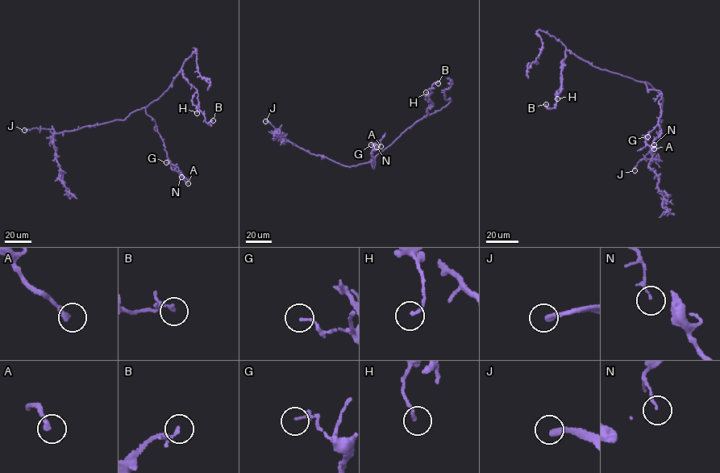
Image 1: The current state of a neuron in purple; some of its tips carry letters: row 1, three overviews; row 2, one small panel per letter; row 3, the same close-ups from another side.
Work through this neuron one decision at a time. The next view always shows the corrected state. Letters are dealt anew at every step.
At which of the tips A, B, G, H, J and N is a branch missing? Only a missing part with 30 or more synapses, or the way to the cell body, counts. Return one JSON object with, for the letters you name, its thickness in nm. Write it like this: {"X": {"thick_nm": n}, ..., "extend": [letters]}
{"J": {"thick_nm": 300}, "extend": ["J"]}

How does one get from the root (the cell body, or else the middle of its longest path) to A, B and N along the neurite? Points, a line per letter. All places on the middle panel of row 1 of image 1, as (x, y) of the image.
A: (364, 163), (373, 159), (373, 169), (372, 149), (378, 141), (380, 146)
B: (364, 163), (372, 160), (426, 116), (426, 109), (433, 106), (428, 98), (430, 89), (438, 83)
N: (364, 163), (373, 159), (373, 169), (371, 153), (376, 147)

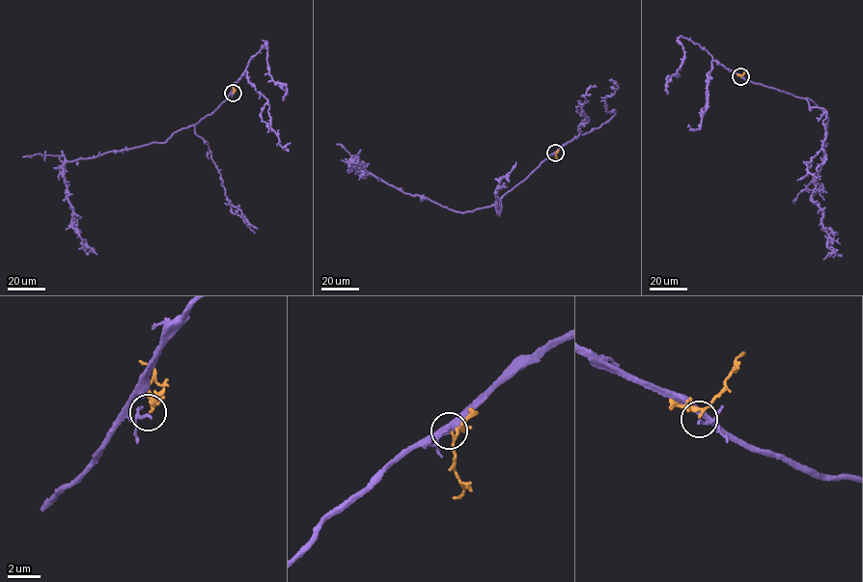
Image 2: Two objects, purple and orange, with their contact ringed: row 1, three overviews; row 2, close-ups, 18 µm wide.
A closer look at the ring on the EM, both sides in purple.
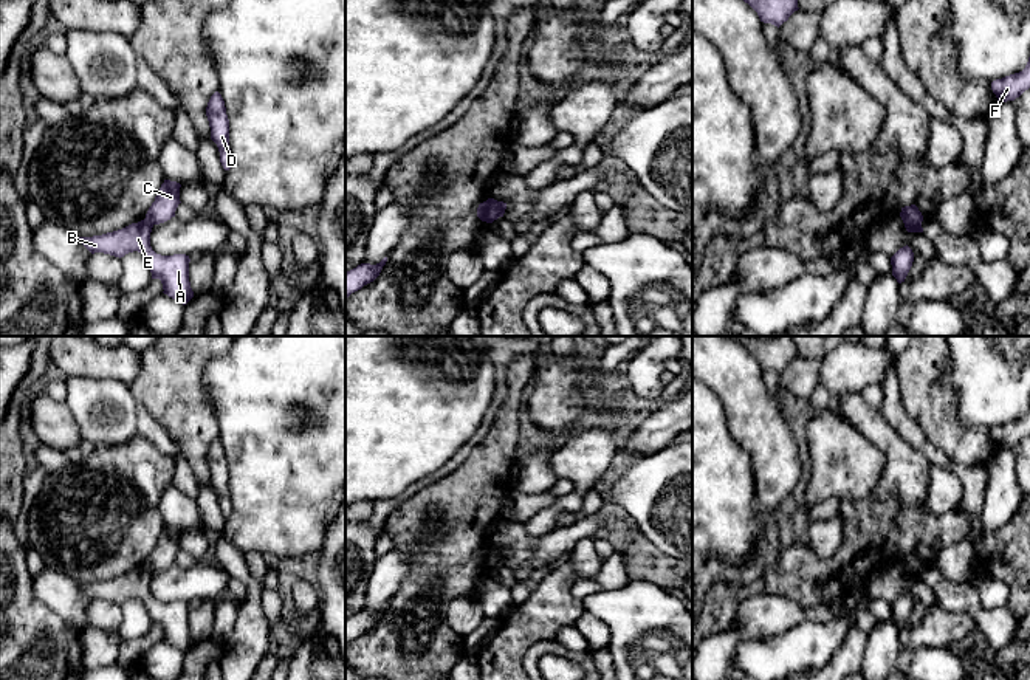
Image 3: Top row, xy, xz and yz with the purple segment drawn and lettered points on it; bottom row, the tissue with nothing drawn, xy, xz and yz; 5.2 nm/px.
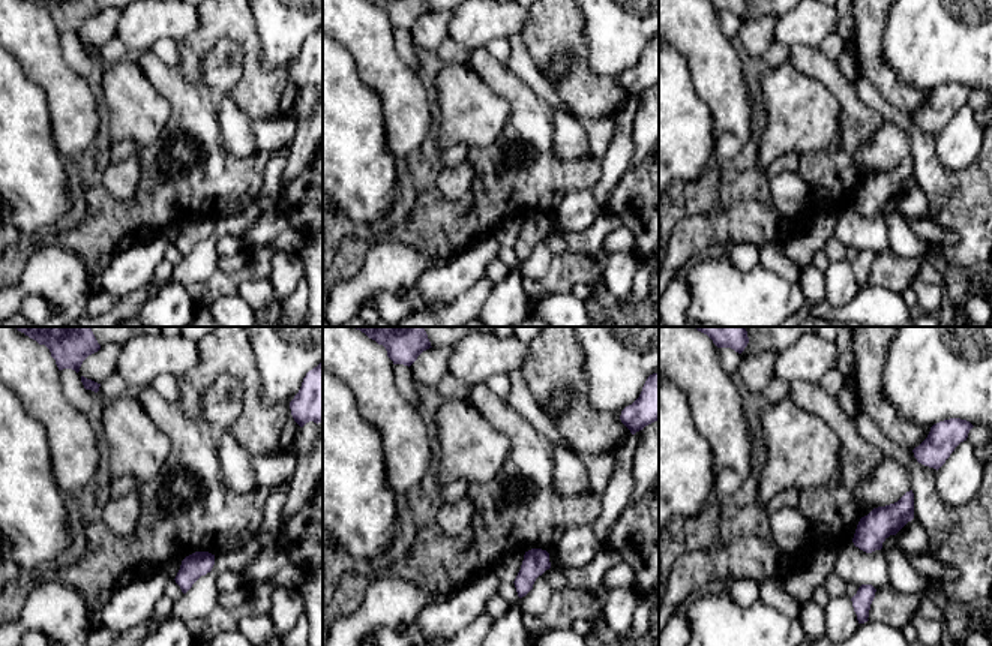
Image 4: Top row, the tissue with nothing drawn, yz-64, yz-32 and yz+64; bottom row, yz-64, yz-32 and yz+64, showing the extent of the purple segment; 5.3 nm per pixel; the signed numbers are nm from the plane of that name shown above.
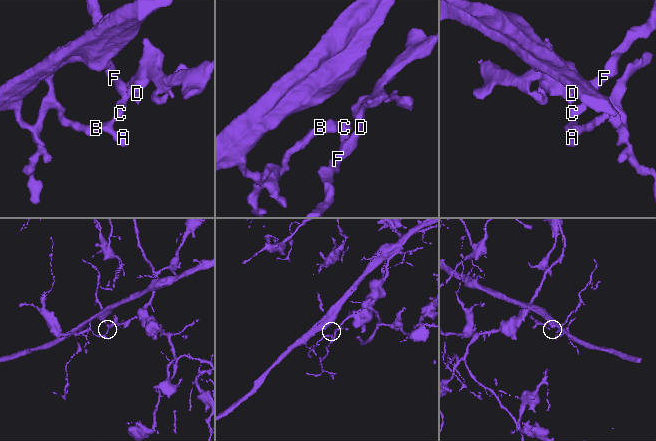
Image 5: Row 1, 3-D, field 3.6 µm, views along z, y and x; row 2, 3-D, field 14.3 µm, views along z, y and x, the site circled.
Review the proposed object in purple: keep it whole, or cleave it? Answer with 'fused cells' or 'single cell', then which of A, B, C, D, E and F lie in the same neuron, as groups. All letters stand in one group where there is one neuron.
fused cells; groups A B E / C D F

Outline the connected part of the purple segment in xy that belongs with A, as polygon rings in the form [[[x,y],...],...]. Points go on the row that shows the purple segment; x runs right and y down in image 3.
[[[144,218],[122,229],[102,235],[79,237],[79,240],[91,254],[104,252],[121,259],[133,251],[141,252],[152,279],[161,280],[163,293],[186,305],[194,297],[189,282],[191,259],[186,254],[156,254],[150,246],[152,228],[153,225]]]

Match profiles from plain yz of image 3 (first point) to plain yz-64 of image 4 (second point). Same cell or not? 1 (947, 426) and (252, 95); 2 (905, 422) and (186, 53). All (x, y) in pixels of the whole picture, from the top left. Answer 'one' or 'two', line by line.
1: one
2: one

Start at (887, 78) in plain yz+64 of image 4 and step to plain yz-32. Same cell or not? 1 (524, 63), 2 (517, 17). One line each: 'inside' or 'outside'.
1: outside
2: outside

